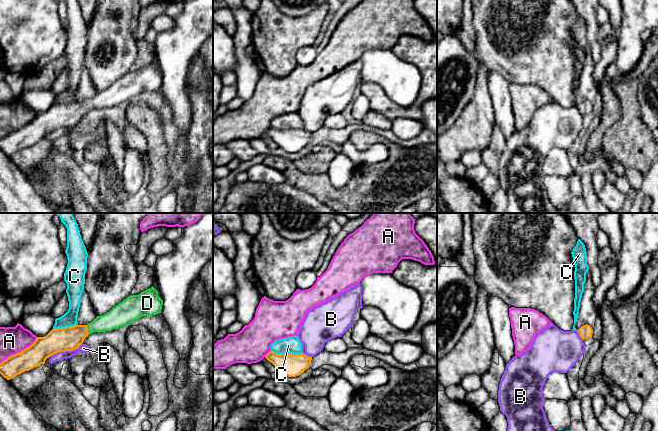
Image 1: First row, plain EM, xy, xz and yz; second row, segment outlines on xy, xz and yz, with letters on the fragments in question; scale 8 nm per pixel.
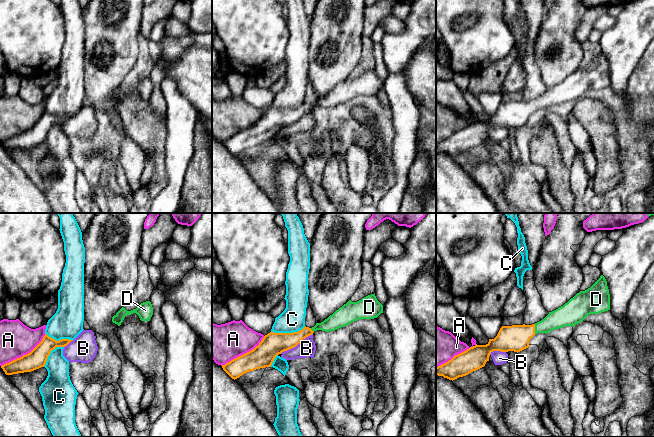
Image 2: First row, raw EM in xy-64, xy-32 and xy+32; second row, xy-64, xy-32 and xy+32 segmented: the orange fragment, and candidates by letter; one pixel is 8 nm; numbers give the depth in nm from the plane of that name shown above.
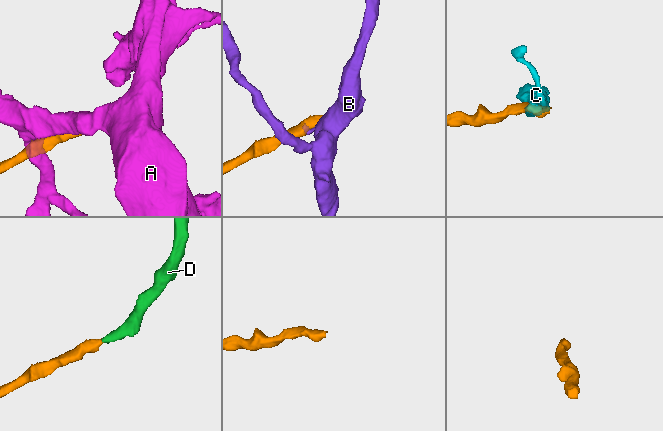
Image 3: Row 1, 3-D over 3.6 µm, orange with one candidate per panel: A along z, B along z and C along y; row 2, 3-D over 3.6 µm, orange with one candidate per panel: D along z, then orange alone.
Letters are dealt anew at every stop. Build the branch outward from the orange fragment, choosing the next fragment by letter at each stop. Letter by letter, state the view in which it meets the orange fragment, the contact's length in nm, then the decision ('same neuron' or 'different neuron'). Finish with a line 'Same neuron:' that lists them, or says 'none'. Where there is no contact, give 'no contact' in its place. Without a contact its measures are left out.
A: xy | 360 nm | different neuron
B: xy | 300 nm | different neuron
C: xz | 240 nm | different neuron
D: xy | 80 nm | same neuron
Same neuron: D

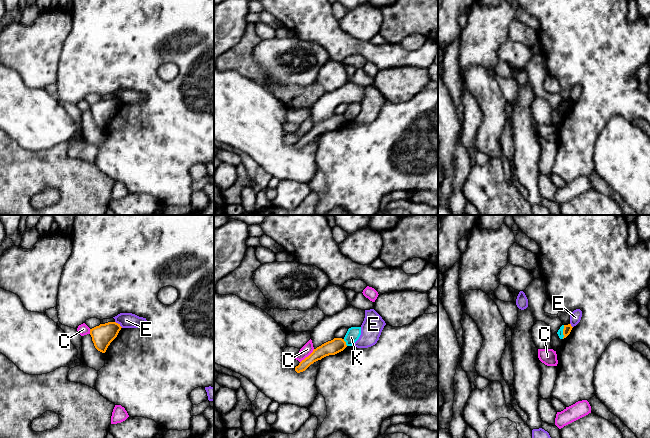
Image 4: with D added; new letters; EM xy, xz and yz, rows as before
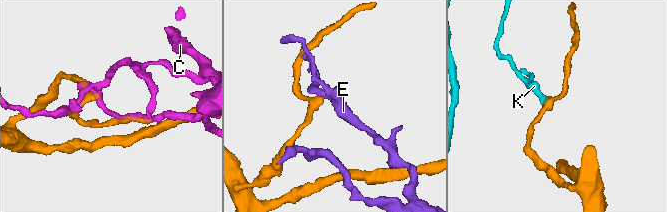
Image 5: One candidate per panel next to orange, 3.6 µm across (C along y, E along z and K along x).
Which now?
C: xz | 160 nm | different neuron
E: xy | 80 nm | different neuron
K: yz | 110 nm | different neuron
Same neuron: none

